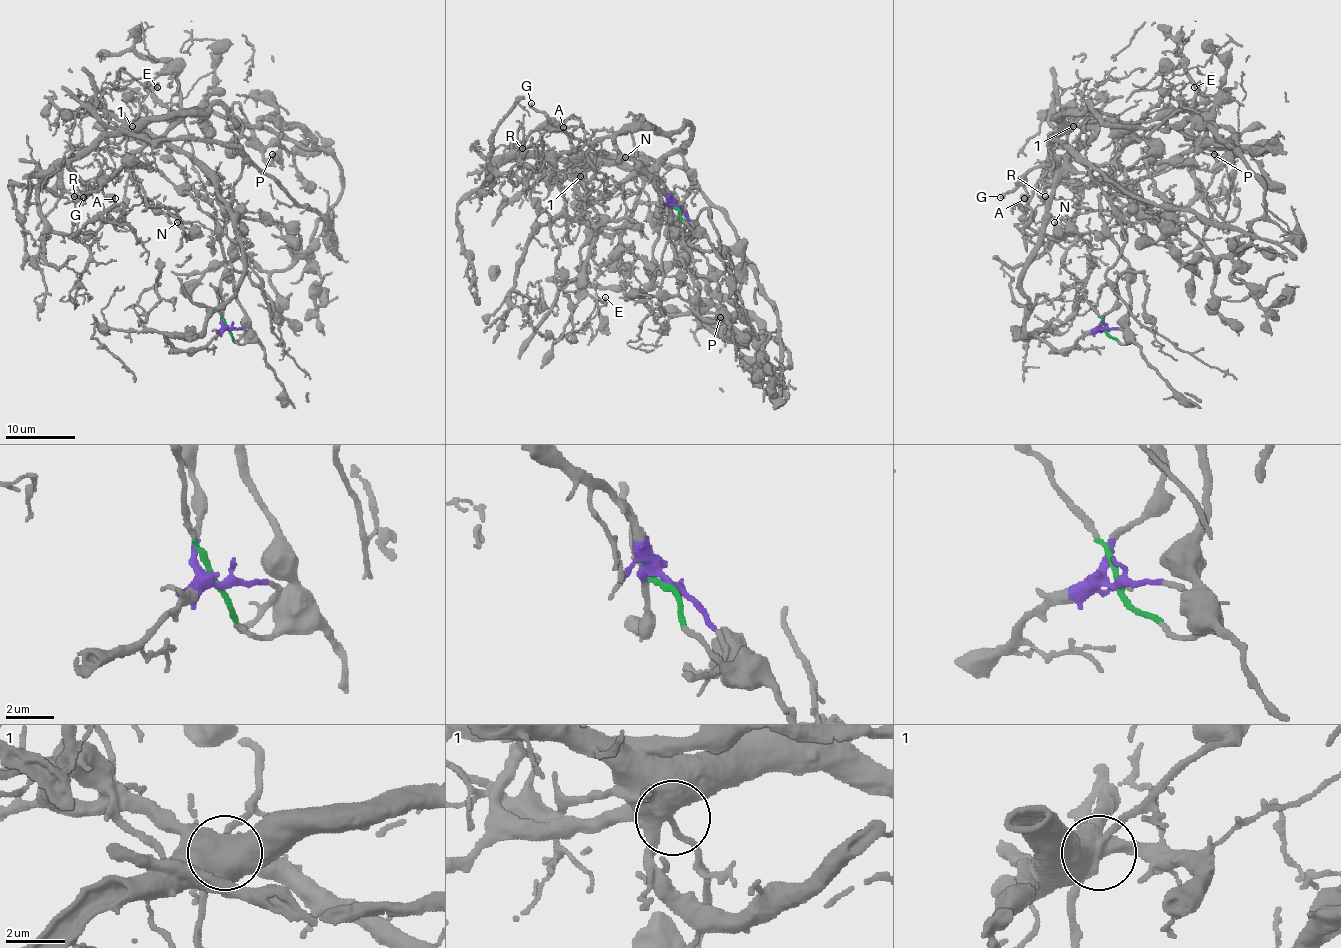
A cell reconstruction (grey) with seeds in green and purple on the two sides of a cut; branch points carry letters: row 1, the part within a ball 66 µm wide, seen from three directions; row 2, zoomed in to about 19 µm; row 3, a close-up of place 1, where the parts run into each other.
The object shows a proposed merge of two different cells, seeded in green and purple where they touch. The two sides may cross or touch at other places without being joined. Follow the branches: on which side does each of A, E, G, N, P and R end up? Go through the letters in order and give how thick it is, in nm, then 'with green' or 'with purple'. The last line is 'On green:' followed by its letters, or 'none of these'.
A: 650 nm thick; with green
E: 110 nm thick; with purple
G: 320 nm thick; with green
N: 190 nm thick; with green
P: 240 nm thick; with purple
R: 120 nm thick; with purple
On green: A, G, N

